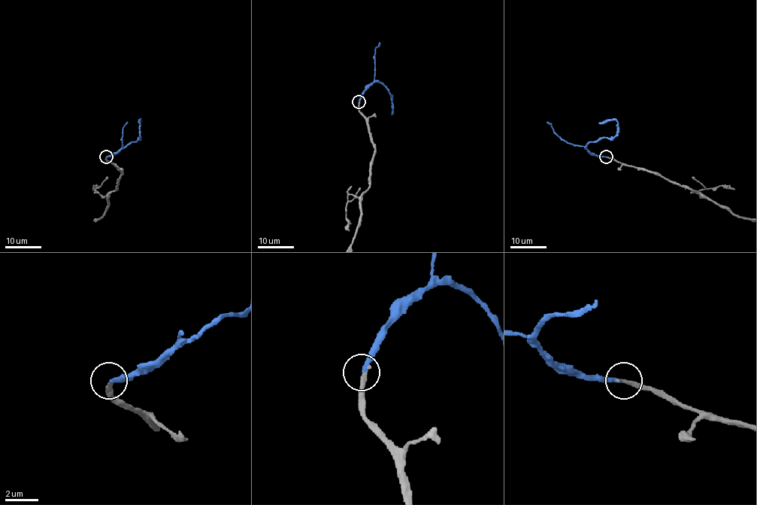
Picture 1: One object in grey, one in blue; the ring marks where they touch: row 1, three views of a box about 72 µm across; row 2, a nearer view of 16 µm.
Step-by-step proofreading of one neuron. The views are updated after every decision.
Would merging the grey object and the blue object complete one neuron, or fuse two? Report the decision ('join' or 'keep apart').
join

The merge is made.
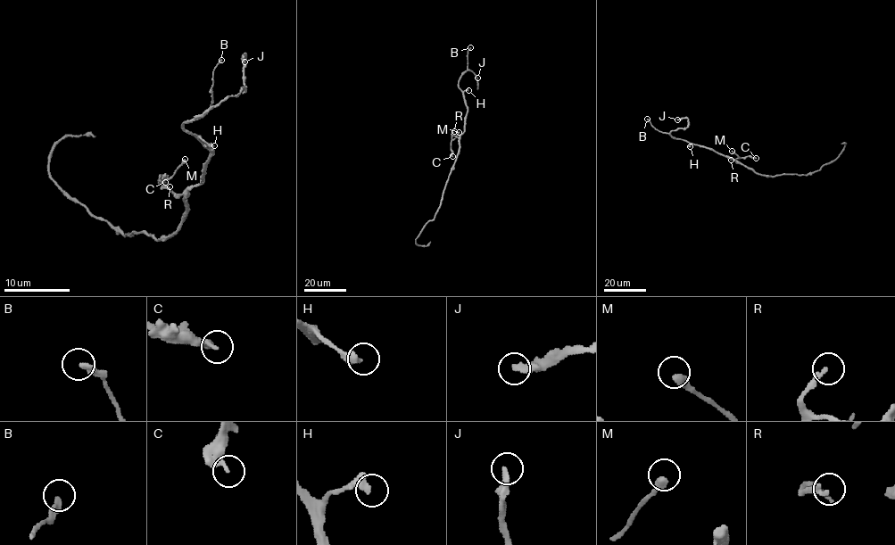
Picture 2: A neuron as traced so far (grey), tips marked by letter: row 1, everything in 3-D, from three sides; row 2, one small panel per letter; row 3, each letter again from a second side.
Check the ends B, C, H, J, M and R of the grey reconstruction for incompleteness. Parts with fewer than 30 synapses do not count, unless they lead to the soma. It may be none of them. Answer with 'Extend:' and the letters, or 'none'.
Extend: none

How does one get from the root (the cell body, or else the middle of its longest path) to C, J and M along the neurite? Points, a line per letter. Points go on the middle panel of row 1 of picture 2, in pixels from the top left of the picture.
C: (459, 149), (459, 138), (453, 136), (452, 156)
J: (459, 149), (467, 111), (459, 78), (471, 70), (477, 88), (477, 78)
M: (459, 149), (459, 138), (451, 136), (453, 139), (459, 132)

